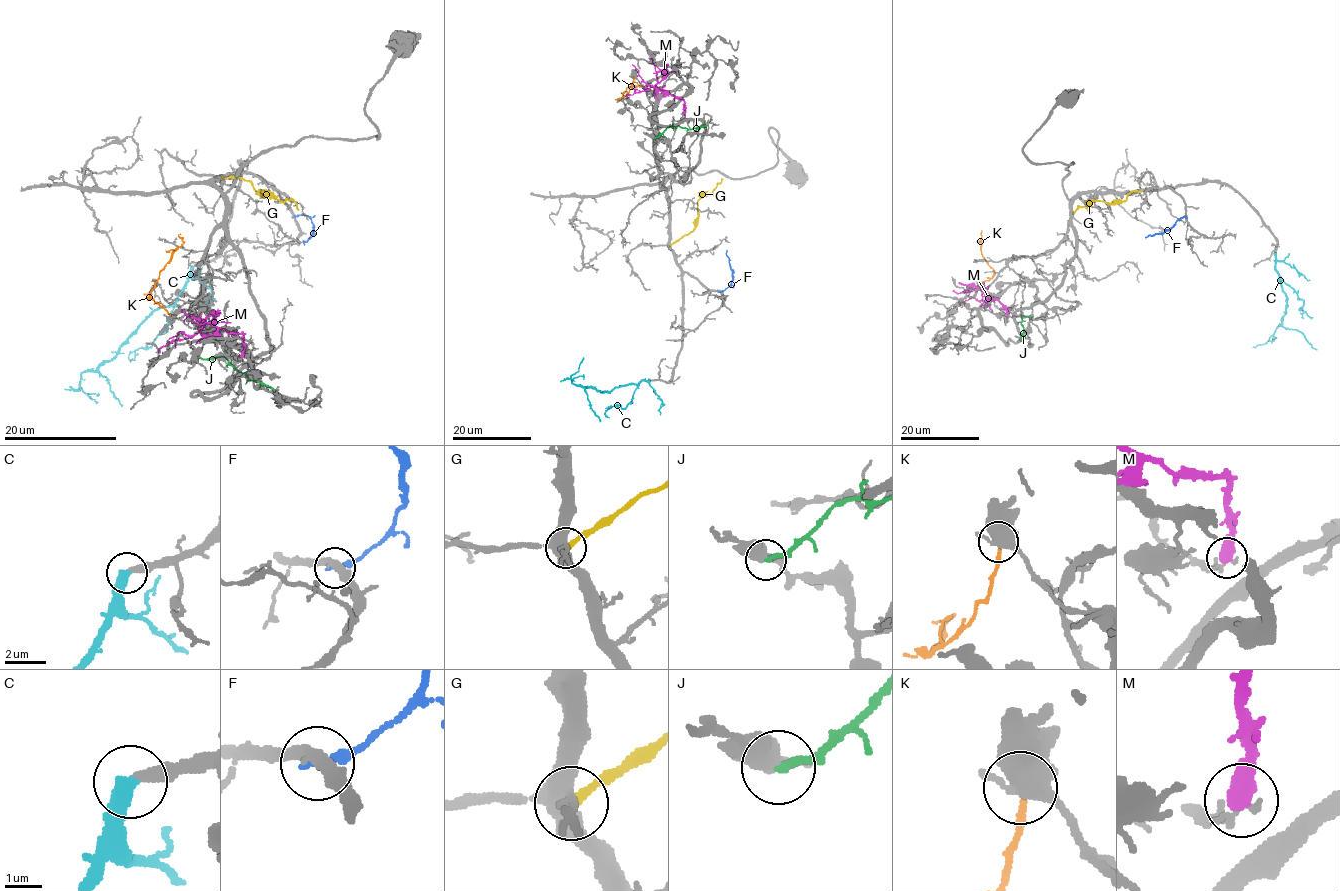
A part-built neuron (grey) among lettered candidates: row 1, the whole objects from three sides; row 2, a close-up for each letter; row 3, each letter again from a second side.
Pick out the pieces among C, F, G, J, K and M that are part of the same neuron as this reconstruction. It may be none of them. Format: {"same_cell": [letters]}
{"same_cell": ["C"]}

